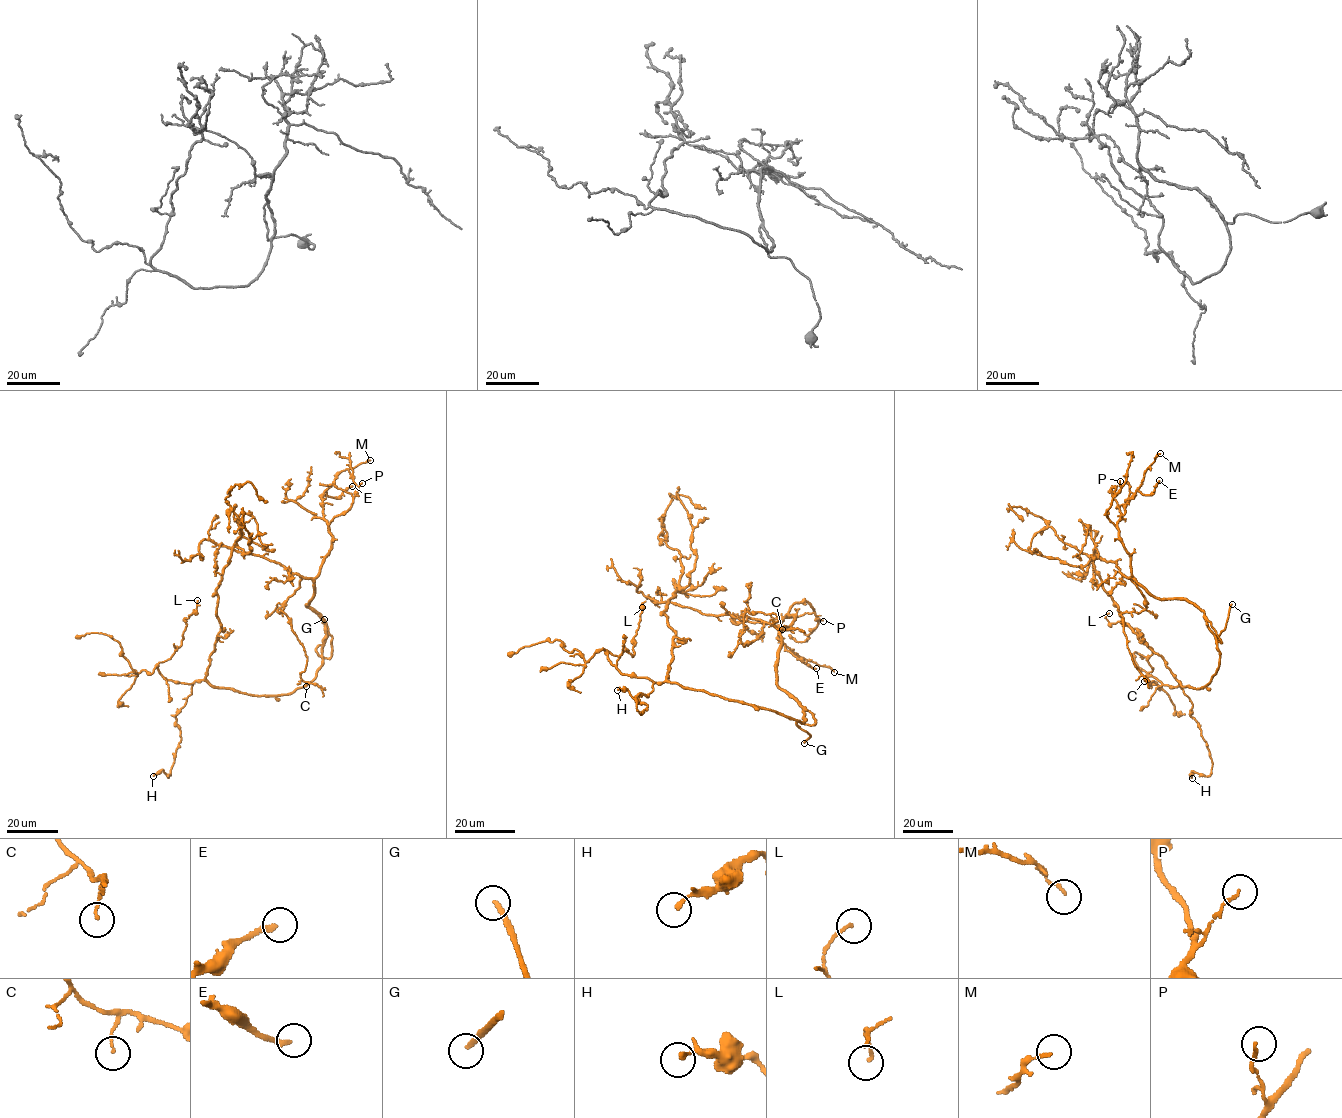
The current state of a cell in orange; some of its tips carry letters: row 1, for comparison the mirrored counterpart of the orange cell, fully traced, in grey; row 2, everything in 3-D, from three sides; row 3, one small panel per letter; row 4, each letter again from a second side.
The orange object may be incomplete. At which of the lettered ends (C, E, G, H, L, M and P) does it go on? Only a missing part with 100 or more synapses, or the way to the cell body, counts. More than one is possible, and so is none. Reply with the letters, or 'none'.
G

